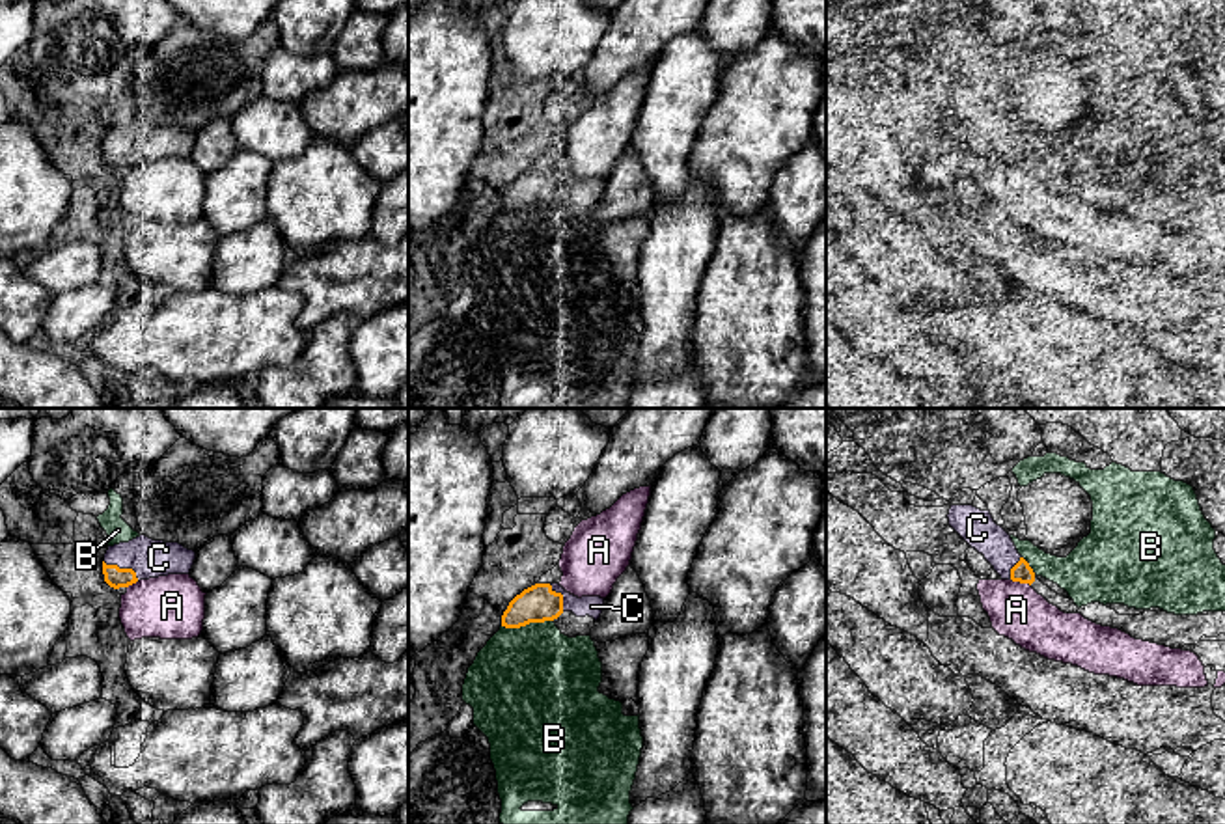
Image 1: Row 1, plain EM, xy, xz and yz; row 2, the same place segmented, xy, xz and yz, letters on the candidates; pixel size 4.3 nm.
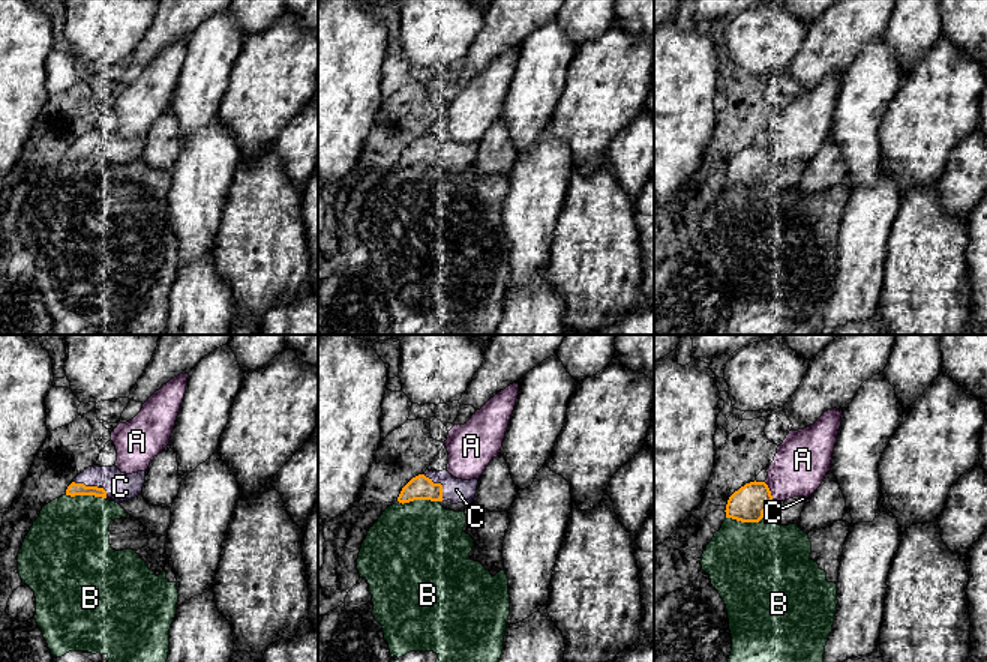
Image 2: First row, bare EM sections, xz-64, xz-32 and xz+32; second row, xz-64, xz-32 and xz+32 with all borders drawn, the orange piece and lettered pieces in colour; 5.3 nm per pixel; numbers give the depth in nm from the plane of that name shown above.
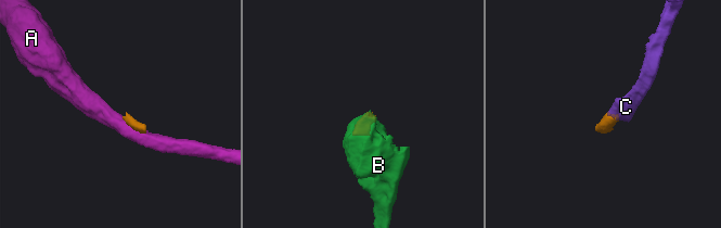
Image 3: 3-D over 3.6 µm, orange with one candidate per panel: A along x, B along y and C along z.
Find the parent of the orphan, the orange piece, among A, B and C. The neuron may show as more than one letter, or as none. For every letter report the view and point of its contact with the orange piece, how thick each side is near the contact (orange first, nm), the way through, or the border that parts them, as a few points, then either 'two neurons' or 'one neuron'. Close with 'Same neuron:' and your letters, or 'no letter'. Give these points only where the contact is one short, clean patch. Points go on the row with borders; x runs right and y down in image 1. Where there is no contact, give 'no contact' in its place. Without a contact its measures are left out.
A: yz (1020, 582) | 90/240 nm | two neurons
B: xz (526, 623) | 160/480 nm | along xz (552, 619), (502, 627) | two neurons
C: xy (123, 569) | 90/170 nm | one neuron
Same neuron: C

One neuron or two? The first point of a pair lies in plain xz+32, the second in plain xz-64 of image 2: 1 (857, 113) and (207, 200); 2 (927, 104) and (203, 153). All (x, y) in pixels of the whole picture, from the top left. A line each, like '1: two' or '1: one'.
1: two
2: two

